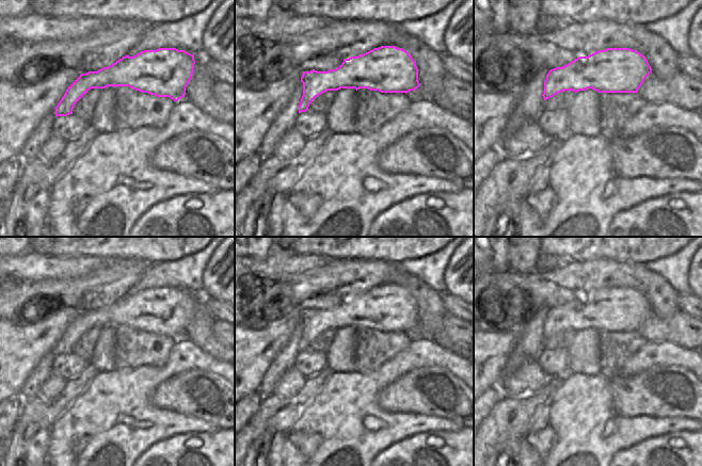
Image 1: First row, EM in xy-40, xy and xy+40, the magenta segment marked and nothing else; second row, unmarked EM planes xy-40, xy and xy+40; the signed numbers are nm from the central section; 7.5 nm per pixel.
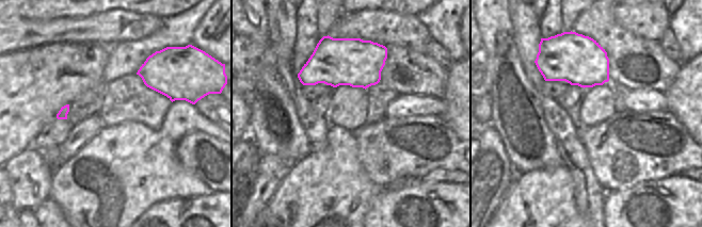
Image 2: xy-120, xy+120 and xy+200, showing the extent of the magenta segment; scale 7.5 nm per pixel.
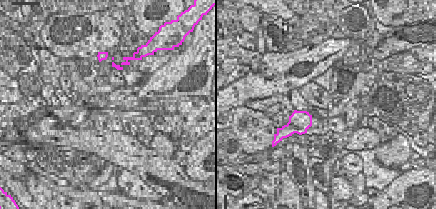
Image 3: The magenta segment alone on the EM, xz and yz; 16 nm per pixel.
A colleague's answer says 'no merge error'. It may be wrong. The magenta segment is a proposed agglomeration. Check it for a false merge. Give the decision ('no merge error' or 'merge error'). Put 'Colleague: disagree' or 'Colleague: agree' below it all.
no merge error
Colleague: agree

